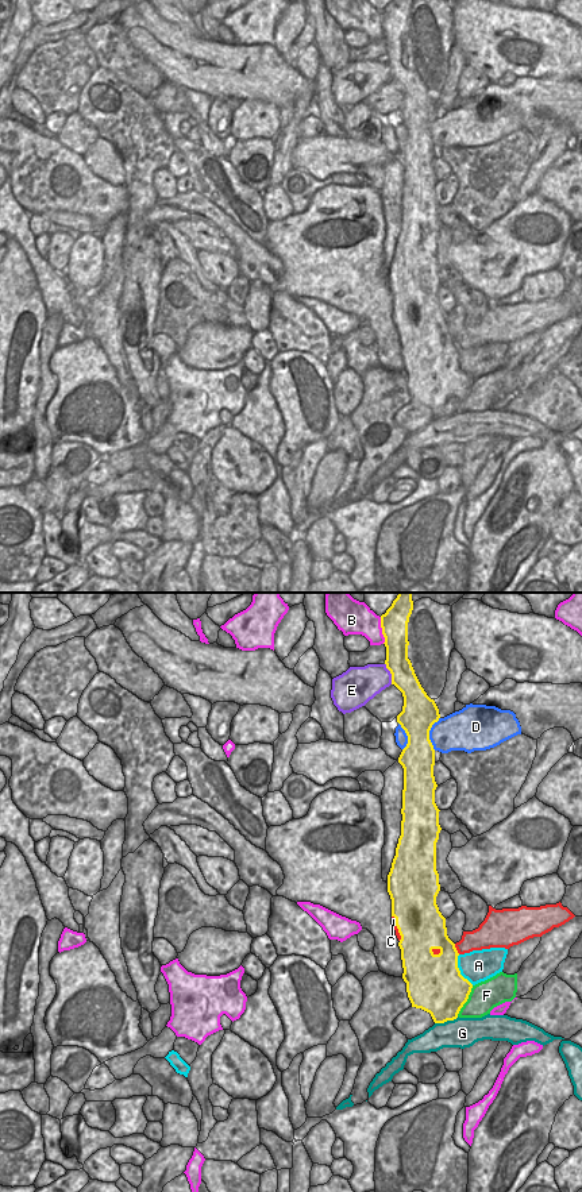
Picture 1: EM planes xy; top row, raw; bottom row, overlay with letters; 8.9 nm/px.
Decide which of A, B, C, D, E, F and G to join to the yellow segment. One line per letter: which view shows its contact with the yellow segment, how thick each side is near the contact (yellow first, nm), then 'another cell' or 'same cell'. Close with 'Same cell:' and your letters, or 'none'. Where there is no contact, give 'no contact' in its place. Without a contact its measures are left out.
A: contact in xy; calibres 500 and 280 nm; another cell
B: contact in xy; calibres 240 and 260 nm; another cell
C: contact in xy; calibres 340 and 190 nm; another cell
D: contact in xy; calibres 320 and 340 nm; another cell
E: contact in xy; calibres 220 and 280 nm; another cell
F: contact in xy; calibres 460 and 260 nm; another cell
G: contact in xy; calibres 420 and 260 nm; another cell
Same cell: none

